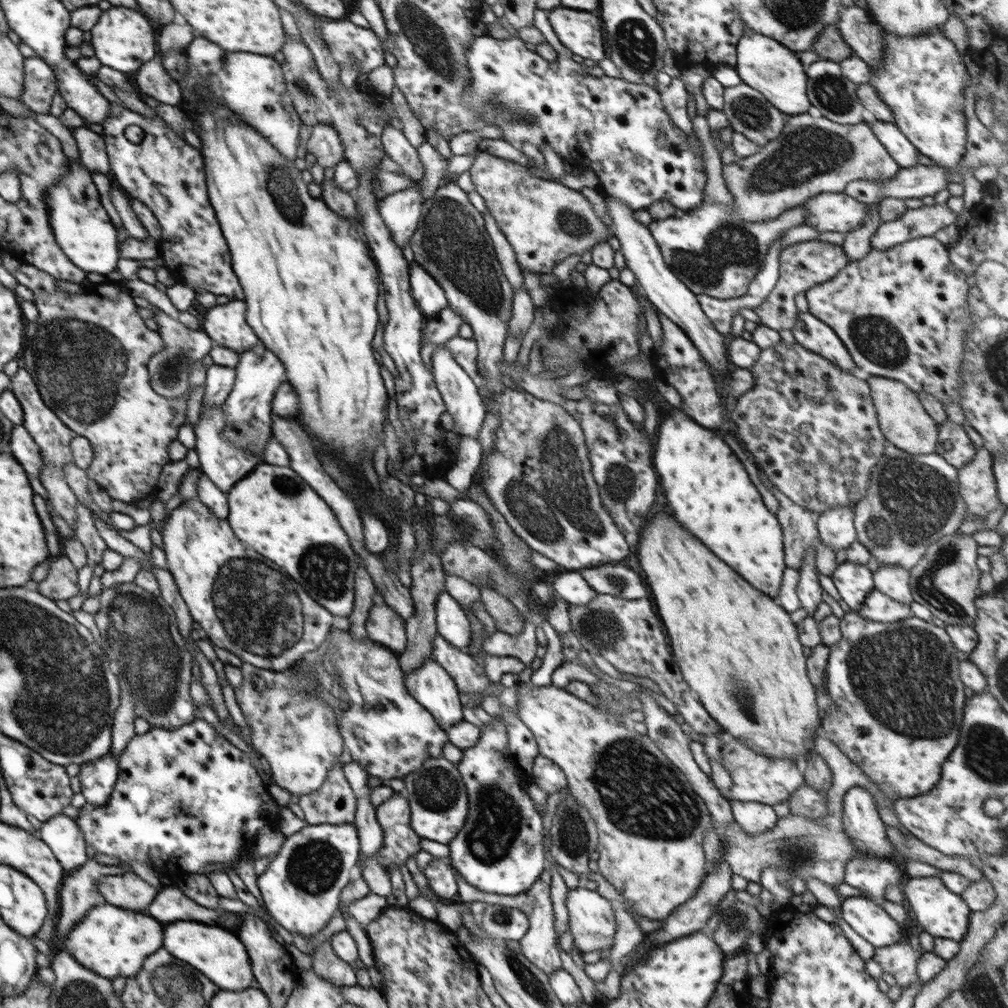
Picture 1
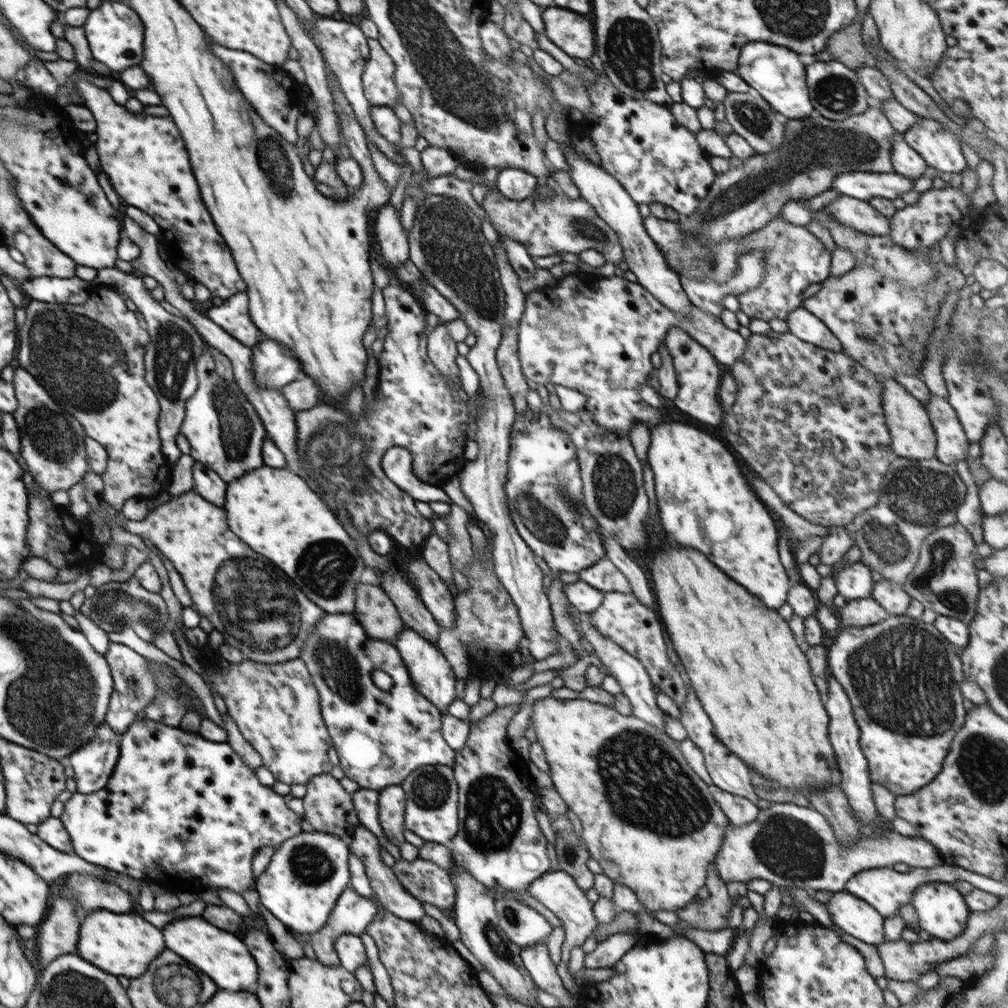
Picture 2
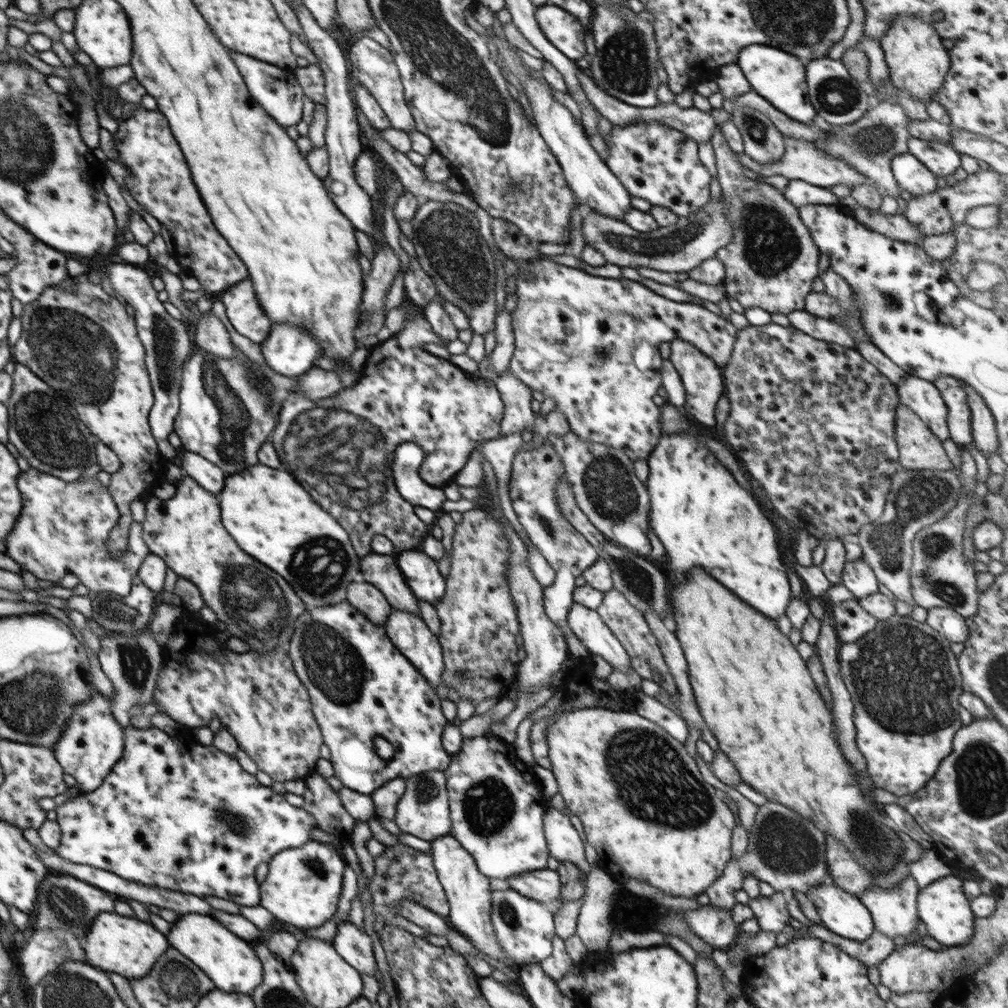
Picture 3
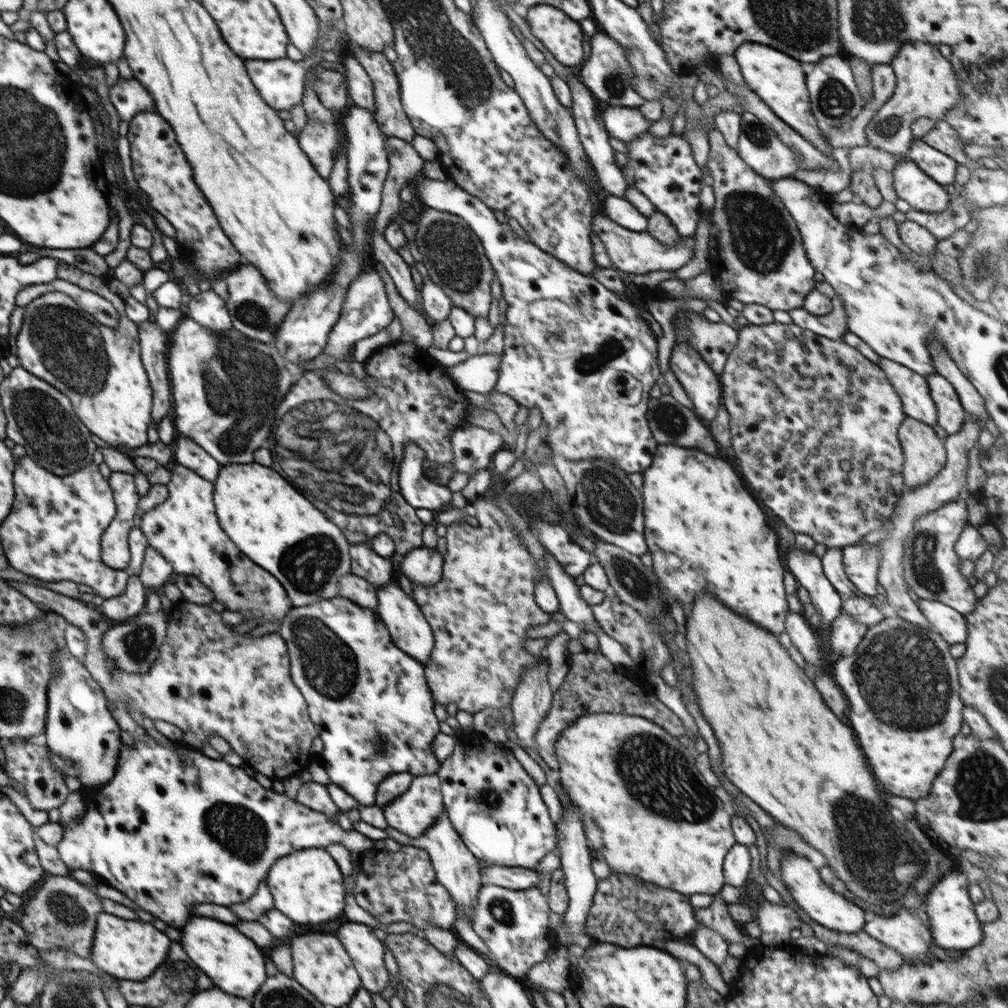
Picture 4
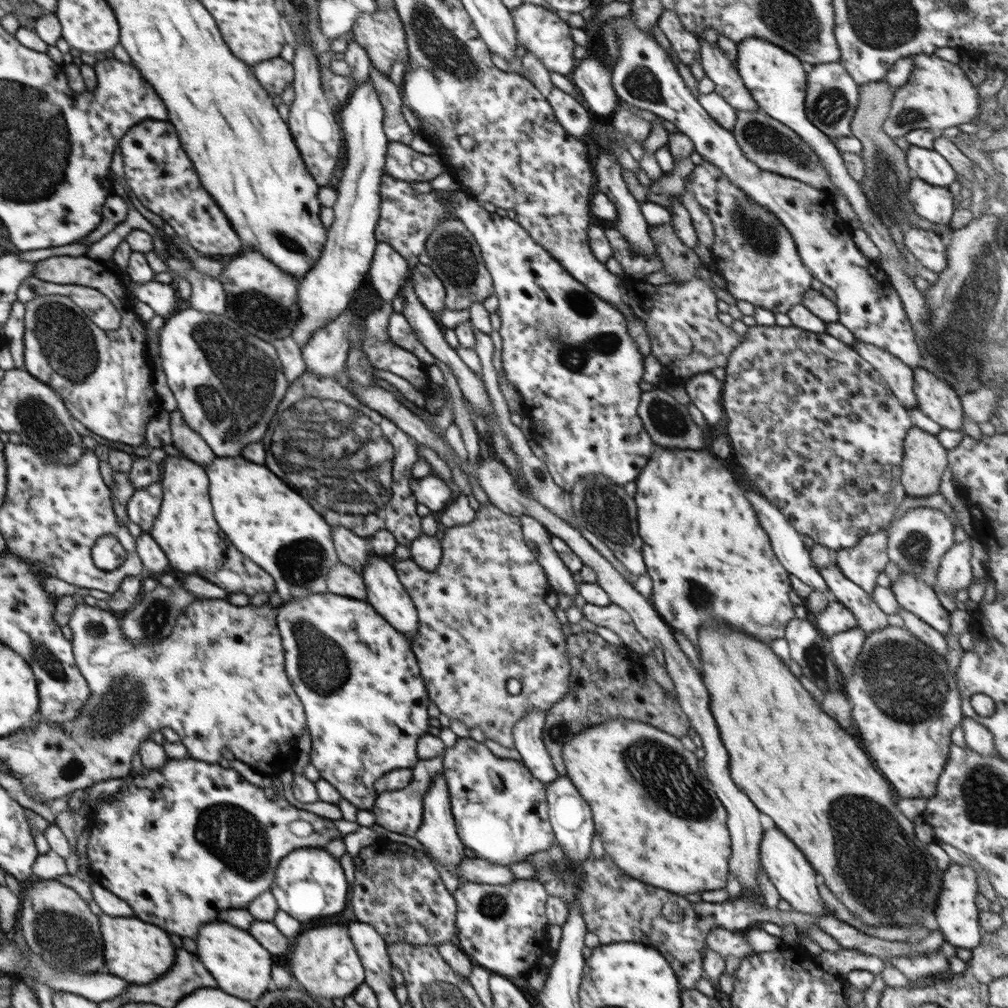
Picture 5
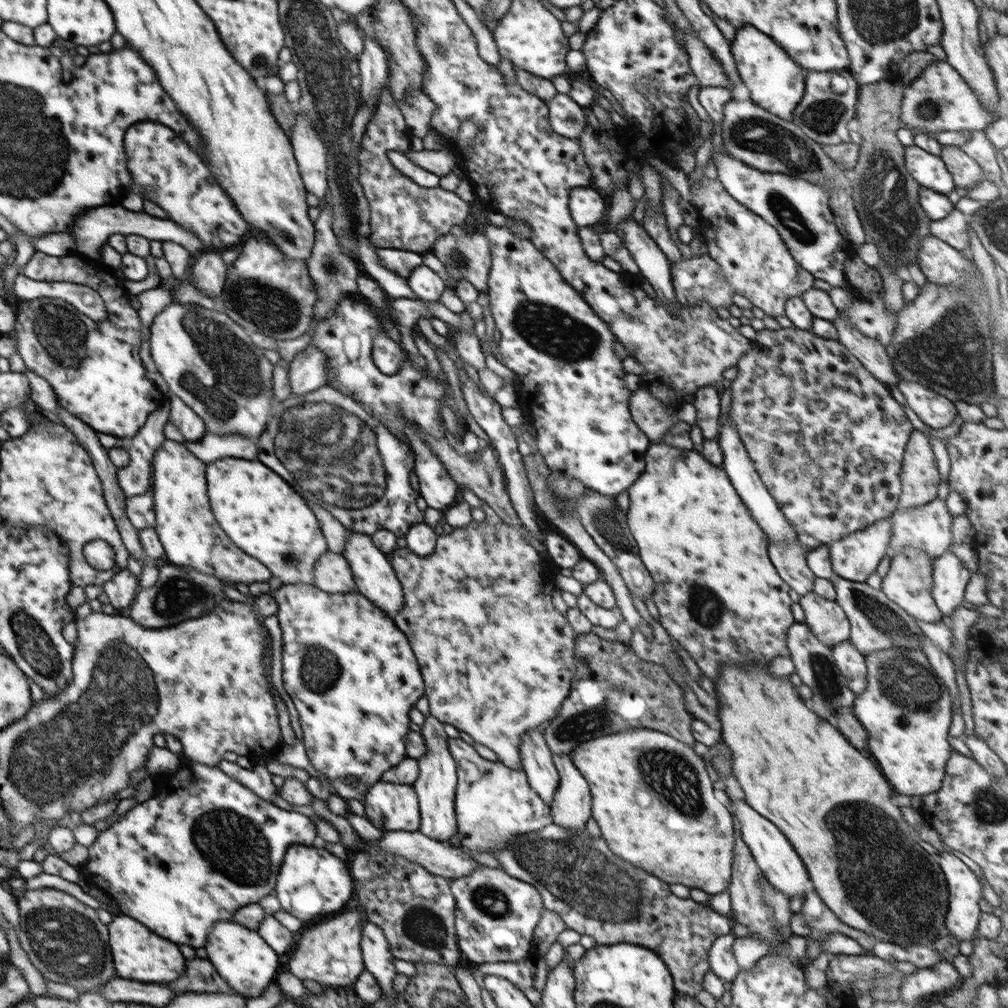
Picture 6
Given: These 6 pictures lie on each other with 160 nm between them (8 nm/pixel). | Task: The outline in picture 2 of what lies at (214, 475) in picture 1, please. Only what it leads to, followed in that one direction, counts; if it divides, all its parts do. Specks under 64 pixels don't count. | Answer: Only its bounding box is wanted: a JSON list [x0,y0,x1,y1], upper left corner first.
[180,348,268,484]

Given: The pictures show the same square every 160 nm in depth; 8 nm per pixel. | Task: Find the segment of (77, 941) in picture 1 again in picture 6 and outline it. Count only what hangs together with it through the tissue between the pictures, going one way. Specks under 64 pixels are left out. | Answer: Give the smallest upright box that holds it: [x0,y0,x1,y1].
[108,914,184,982]

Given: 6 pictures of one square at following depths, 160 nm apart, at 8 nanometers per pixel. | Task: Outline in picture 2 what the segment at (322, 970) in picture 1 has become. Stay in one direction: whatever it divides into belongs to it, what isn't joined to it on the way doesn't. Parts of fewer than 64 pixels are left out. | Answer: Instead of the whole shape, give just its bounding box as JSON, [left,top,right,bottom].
[311,886,378,967]

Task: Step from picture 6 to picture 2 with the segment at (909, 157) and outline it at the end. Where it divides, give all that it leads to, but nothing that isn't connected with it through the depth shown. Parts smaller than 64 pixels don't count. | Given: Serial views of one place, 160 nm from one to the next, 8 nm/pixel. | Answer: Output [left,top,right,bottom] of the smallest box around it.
[902,117,967,172]

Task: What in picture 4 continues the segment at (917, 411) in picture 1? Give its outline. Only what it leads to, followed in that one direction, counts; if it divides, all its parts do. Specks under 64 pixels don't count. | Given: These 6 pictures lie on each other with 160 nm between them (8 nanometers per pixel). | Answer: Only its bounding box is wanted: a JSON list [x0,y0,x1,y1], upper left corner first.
[898,416,947,491]

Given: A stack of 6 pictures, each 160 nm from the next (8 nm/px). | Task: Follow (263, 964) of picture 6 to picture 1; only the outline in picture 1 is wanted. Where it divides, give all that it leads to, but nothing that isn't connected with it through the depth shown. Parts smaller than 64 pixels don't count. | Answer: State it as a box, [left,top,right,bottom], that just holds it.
[164,920,255,992]

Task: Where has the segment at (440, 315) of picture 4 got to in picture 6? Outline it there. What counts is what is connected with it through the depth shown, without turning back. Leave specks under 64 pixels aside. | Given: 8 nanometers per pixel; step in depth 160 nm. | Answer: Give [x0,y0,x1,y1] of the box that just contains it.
[407,264,448,302]

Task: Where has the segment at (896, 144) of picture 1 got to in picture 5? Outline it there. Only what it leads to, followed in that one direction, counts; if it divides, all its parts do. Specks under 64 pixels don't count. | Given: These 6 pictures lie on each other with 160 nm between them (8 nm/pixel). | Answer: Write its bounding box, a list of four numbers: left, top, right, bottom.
[906,174,957,223]

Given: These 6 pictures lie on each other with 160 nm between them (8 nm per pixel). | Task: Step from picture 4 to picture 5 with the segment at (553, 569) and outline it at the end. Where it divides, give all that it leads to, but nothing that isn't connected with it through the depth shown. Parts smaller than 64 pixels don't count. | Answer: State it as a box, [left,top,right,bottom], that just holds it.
[520,516,578,599]

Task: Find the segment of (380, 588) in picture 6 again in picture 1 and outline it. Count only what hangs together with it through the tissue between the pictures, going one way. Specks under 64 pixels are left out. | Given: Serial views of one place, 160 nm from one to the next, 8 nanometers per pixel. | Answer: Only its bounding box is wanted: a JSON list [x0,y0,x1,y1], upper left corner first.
[405,657,463,731]

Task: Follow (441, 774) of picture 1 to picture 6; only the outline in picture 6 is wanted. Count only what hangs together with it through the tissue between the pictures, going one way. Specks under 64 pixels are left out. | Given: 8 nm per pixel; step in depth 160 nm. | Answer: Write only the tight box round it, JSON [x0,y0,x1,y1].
[363,781,421,832]

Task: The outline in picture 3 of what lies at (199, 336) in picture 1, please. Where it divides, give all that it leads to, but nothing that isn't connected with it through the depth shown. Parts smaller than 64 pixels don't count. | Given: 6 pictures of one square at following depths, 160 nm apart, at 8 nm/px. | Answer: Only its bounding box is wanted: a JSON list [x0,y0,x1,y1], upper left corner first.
[105,263,192,460]

